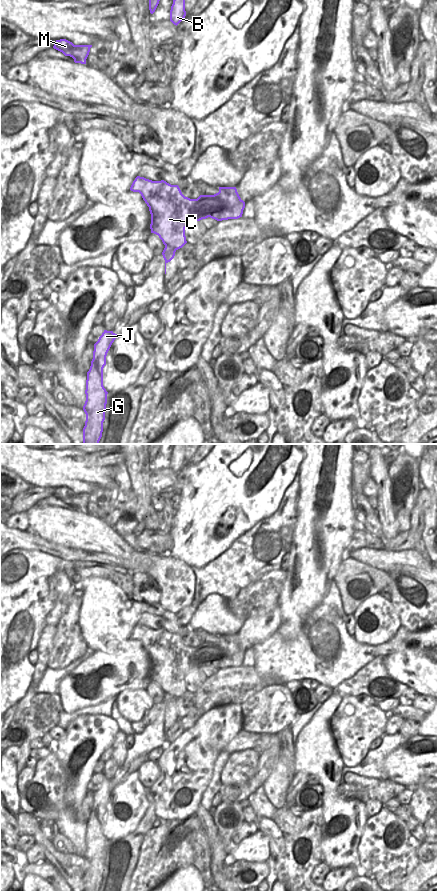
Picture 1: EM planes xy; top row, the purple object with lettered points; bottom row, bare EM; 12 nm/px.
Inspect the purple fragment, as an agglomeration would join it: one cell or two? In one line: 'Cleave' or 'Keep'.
Cleave.

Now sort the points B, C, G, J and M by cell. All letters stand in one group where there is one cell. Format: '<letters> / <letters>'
B G J M / C

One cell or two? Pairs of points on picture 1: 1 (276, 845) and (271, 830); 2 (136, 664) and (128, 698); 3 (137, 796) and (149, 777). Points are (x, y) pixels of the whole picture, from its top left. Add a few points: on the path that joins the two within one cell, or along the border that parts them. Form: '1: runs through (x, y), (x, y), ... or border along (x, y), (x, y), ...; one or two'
1: runs through (276, 841), (274, 834); one
2: border along (145, 688), (126, 688), (114, 696); two
3: border along (137, 771), (140, 782), (147, 788); two

